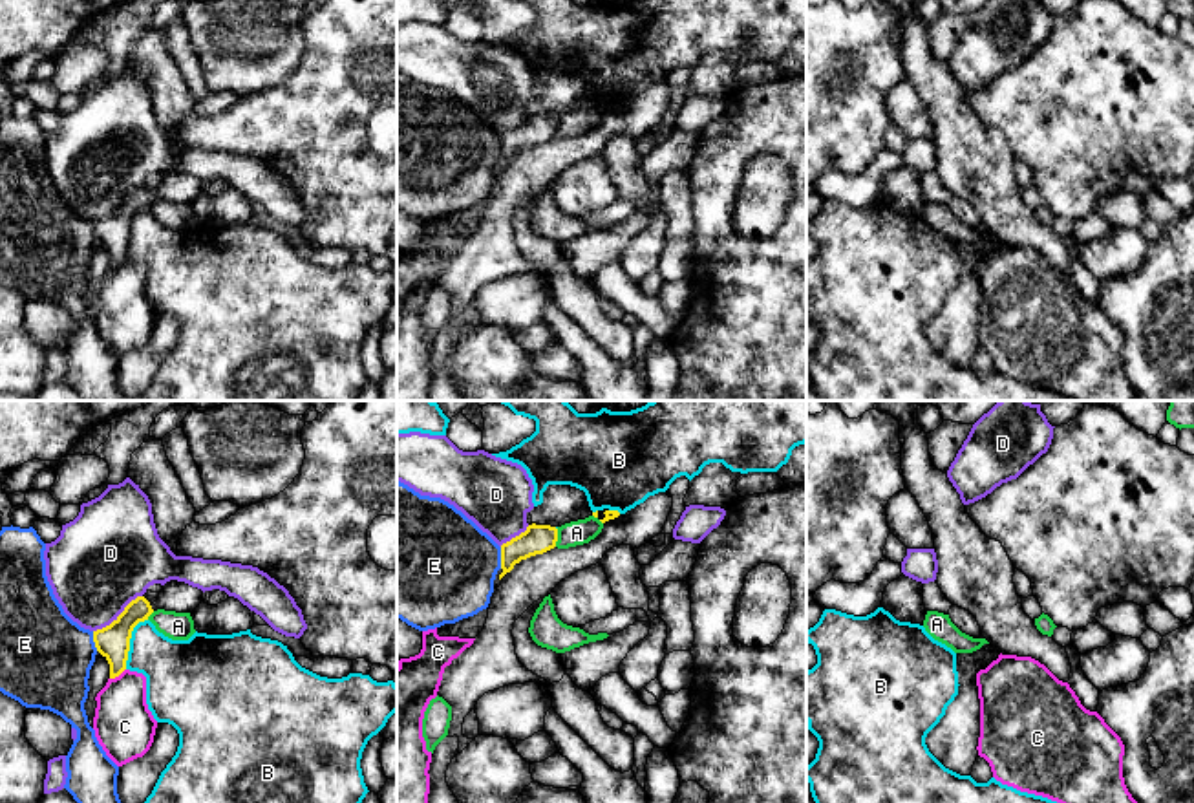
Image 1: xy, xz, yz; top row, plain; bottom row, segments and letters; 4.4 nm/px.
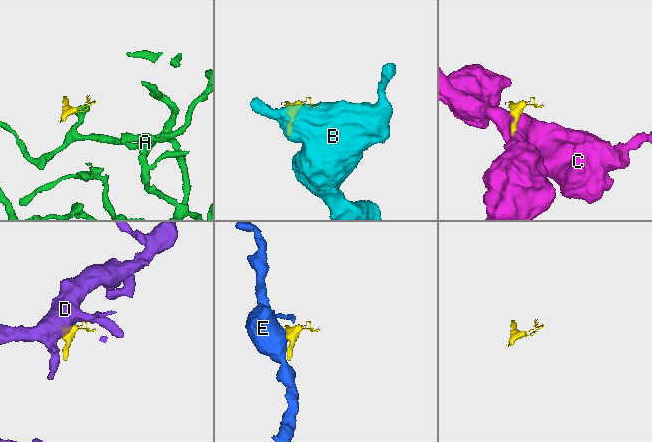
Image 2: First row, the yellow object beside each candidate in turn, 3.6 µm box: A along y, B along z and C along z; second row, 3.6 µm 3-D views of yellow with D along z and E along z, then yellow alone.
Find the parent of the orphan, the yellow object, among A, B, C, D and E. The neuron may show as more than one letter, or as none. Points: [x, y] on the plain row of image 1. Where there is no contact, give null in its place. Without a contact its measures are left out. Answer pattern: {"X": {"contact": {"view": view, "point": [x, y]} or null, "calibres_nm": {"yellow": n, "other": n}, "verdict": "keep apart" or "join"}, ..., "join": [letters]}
{"A": {"contact": {"view": "xz", "point": [556, 128]}, "calibres_nm": {"yellow": 130, "other": 110}, "verdict": "keep apart"}, "B": {"contact": {"view": "xy", "point": [128, 233]}, "calibres_nm": {"yellow": 140, "other": 280}, "verdict": "keep apart"}, "C": {"contact": {"view": "xy", "point": [117, 266]}, "calibres_nm": {"yellow": 140, "other": 260}, "verdict": "keep apart"}, "D": {"contact": {"view": "xy", "point": [119, 205]}, "calibres_nm": {"yellow": 140, "other": 440}, "verdict": "keep apart"}, "E": {"contact": {"view": "xz", "point": [501, 149]}, "calibres_nm": {"yellow": 130, "other": 440}, "verdict": "keep apart"}, "join": []}

